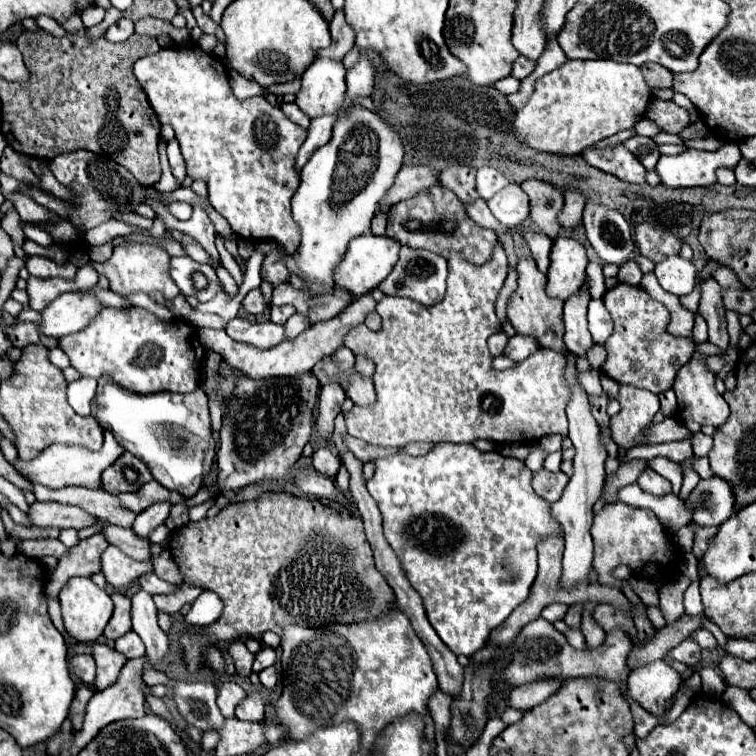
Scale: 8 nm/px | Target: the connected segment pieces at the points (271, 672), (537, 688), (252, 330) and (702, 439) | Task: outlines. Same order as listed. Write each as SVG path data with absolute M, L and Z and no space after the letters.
M267 667L267 669L263 669L263 671L259 673L259 681L263 683L265 689L273 689L275 683L277 683L277 671L275 671L275 667Z
M543 679L543 681L535 681L529 685L521 685L515 687L509 695L509 707L519 709L519 711L529 711L531 707L537 707L539 703L543 703L545 699L549 699L549 695L553 695L563 681L559 679Z
M235 317L227 323L225 331L233 341L249 343L249 345L255 345L261 349L275 347L285 339L285 327L269 323L269 321L267 323L249 323L245 319Z
M701 431L695 433L693 435L693 439L691 442L693 455L695 457L707 457L707 453L711 451L711 445L713 445L713 439L711 437L707 437L705 433L701 433Z

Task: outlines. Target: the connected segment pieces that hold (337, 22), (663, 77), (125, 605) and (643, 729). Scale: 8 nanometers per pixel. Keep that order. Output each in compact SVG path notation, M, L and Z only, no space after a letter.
M337 11L333 21L329 23L329 31L331 31L331 45L323 51L317 51L317 57L329 57L329 59L337 59L341 61L355 45L355 33L353 29L347 25L343 11Z
M643 63L641 73L645 83L649 83L649 89L667 89L673 83L673 73L657 63Z
M113 593L111 599L113 599L115 609L113 609L113 617L109 619L103 635L107 639L117 639L125 635L127 631L131 631L131 599L121 593Z
M629 697L627 701L631 703L631 713L633 713L633 719L635 719L635 737L637 739L643 739L655 725L659 725L659 719L653 717L651 713L645 713L637 703L633 703Z

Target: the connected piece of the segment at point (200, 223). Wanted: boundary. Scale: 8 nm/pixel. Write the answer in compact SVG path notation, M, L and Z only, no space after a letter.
M148 198L144 203L151 206L157 216L163 219L168 230L178 230L183 233L189 233L193 239L197 239L197 241L203 245L203 249L211 255L211 259L213 259L211 265L217 267L215 259L219 259L219 253L217 253L217 249L215 249L215 227L213 227L213 223L209 221L207 213L203 211L203 207L199 202L193 205L192 217L189 221L177 220L167 211L165 206Z

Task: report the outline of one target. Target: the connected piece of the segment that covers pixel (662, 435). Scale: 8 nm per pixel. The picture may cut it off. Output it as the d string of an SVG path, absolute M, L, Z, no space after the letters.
M665 417L665 421L651 427L649 443L667 443L667 441L683 441L689 437L689 429L673 417Z

